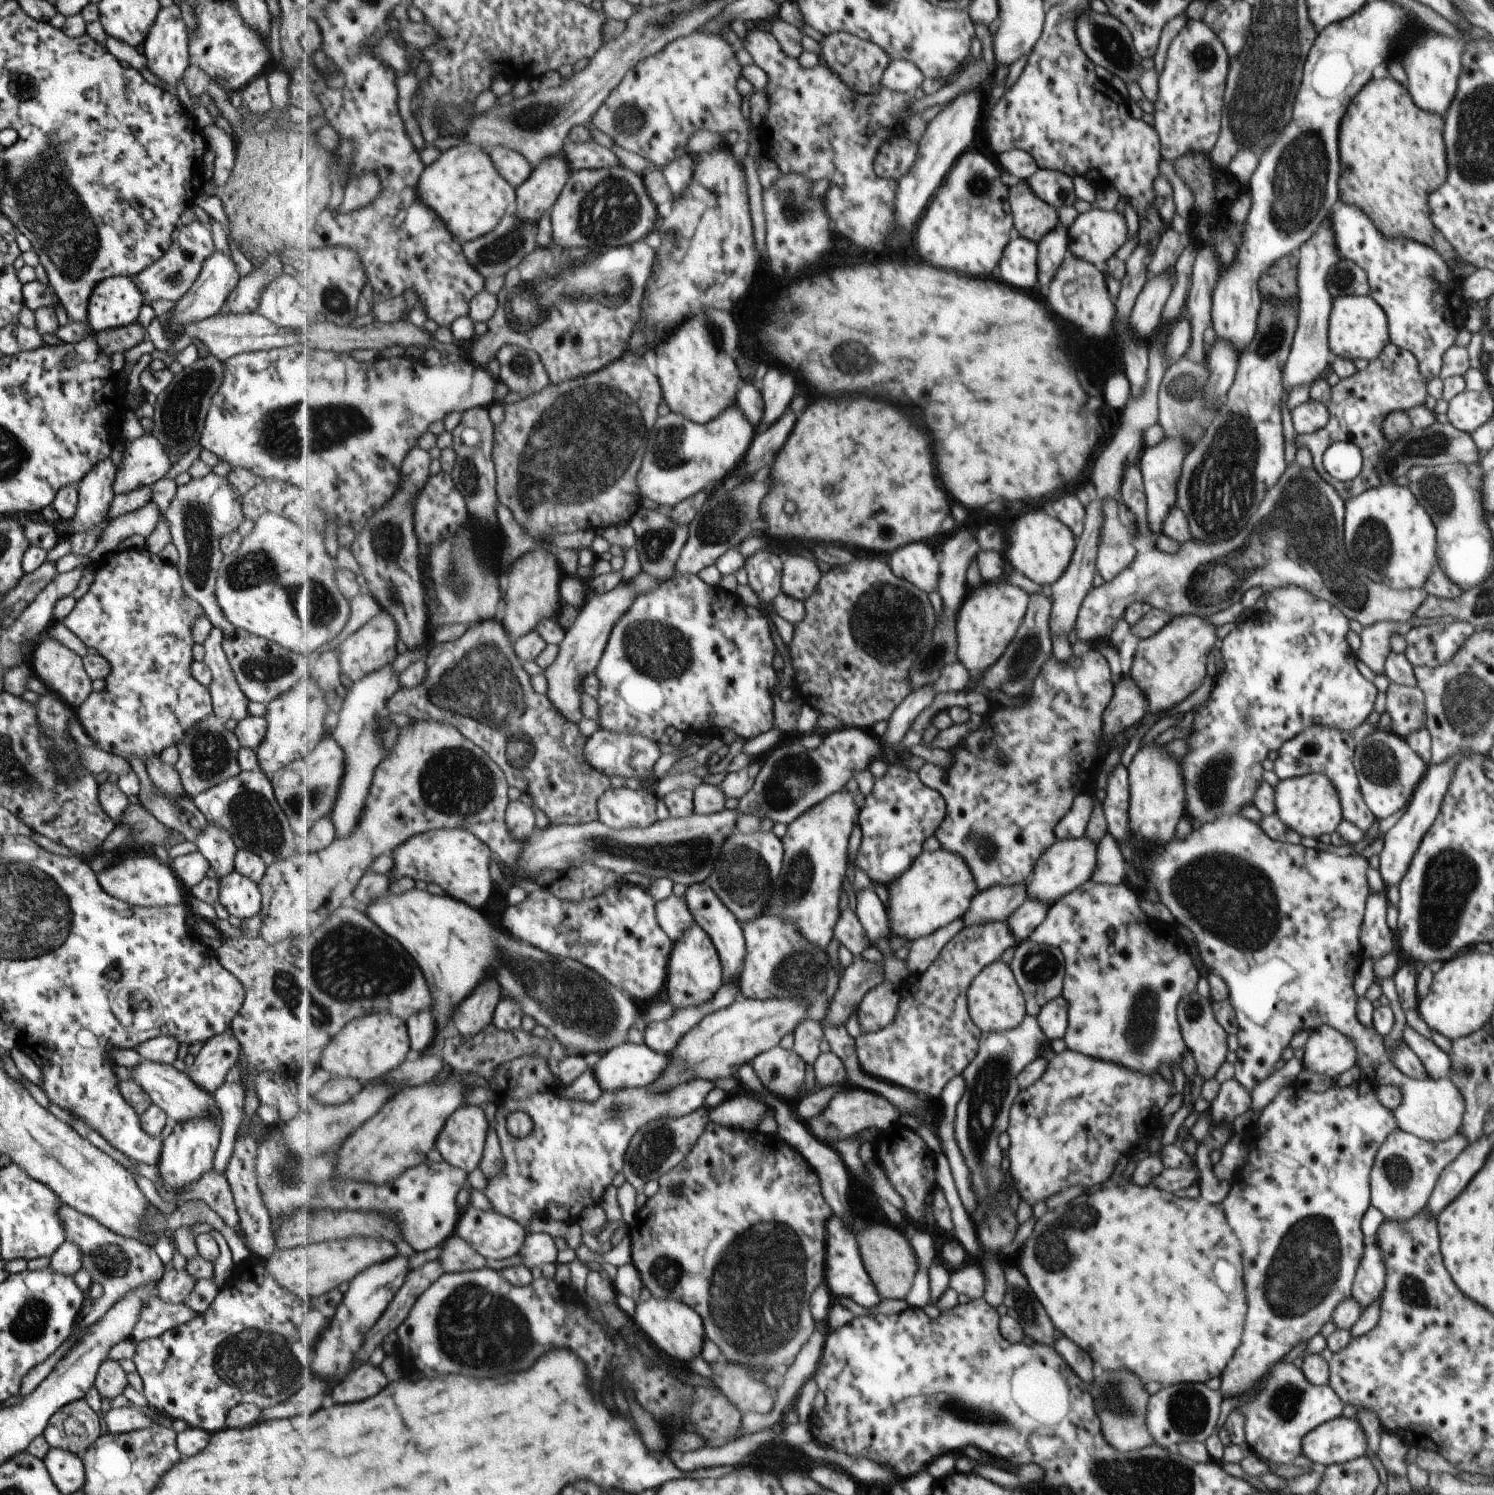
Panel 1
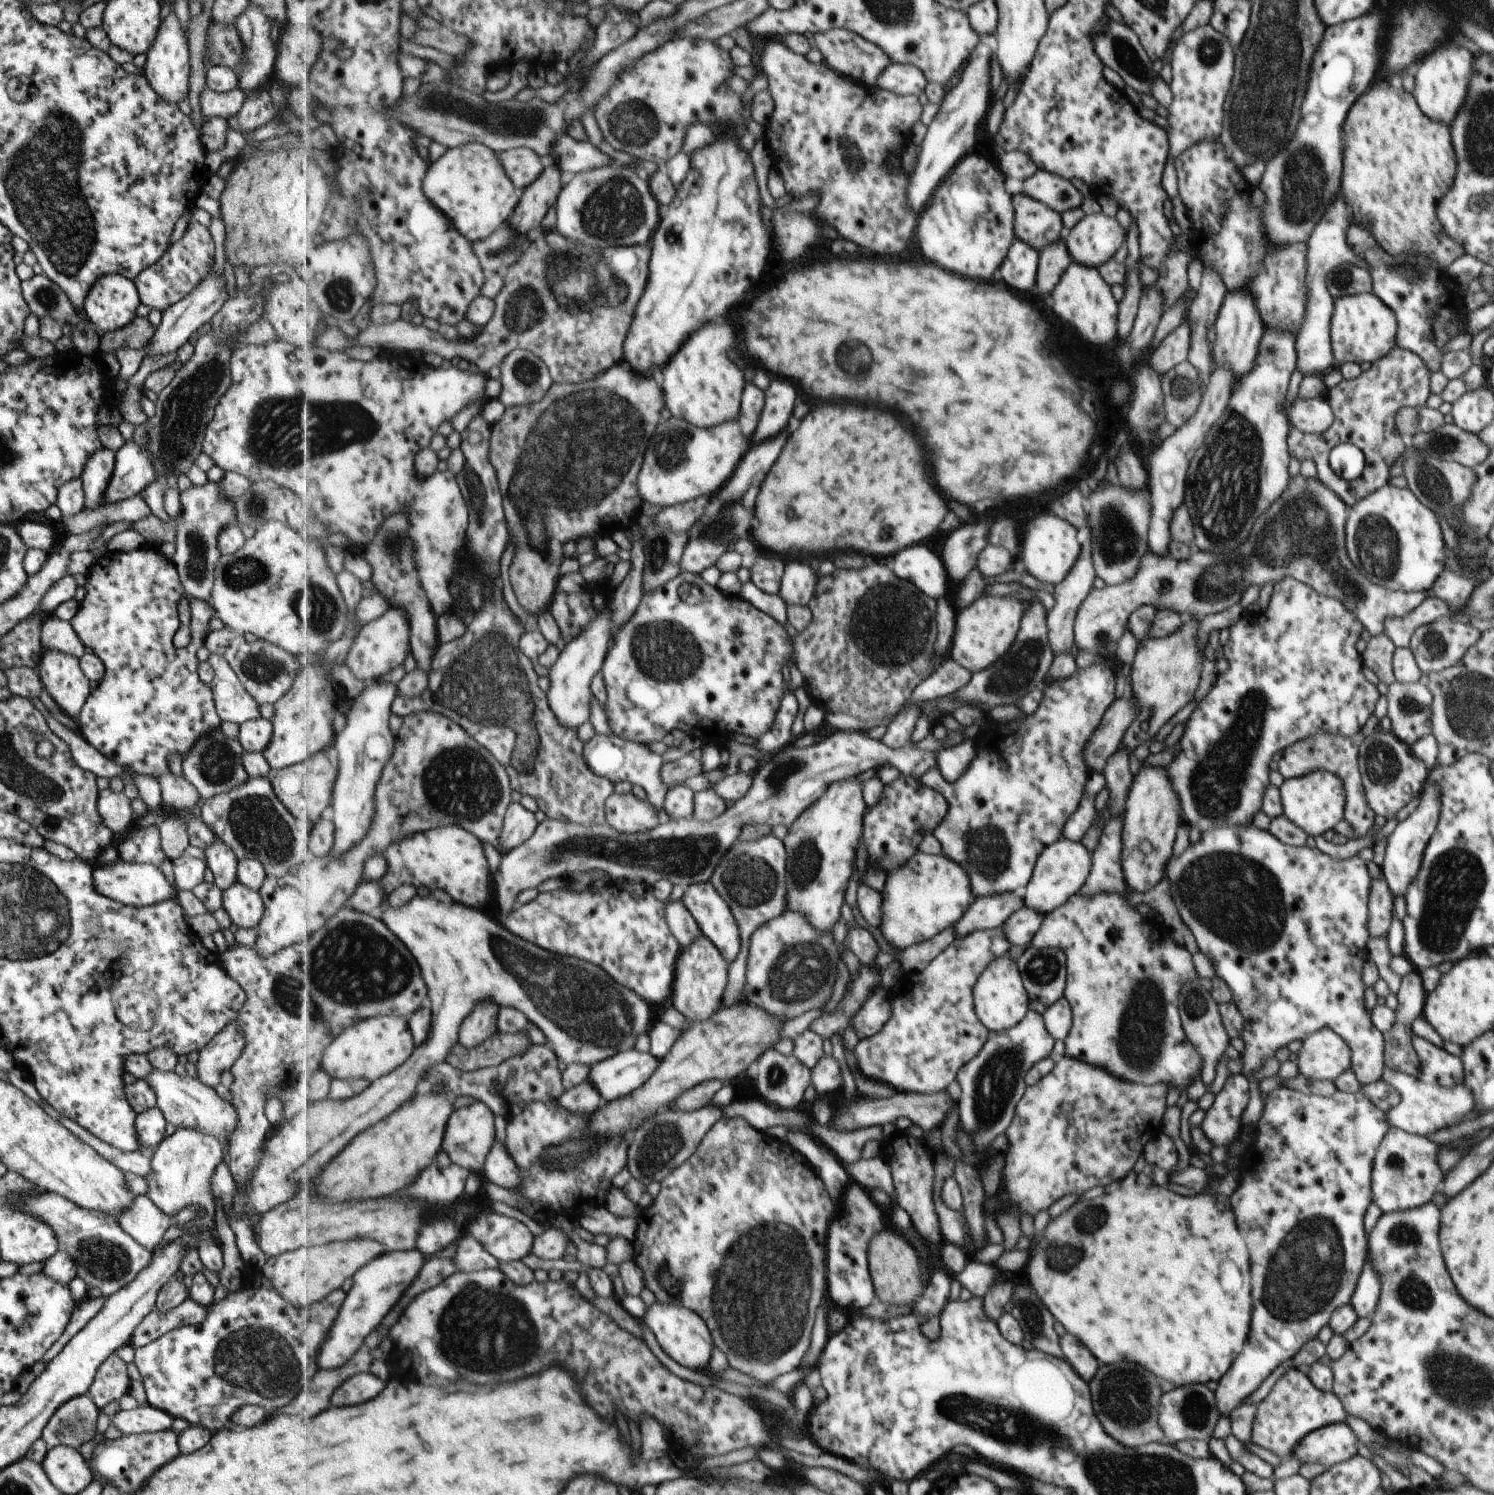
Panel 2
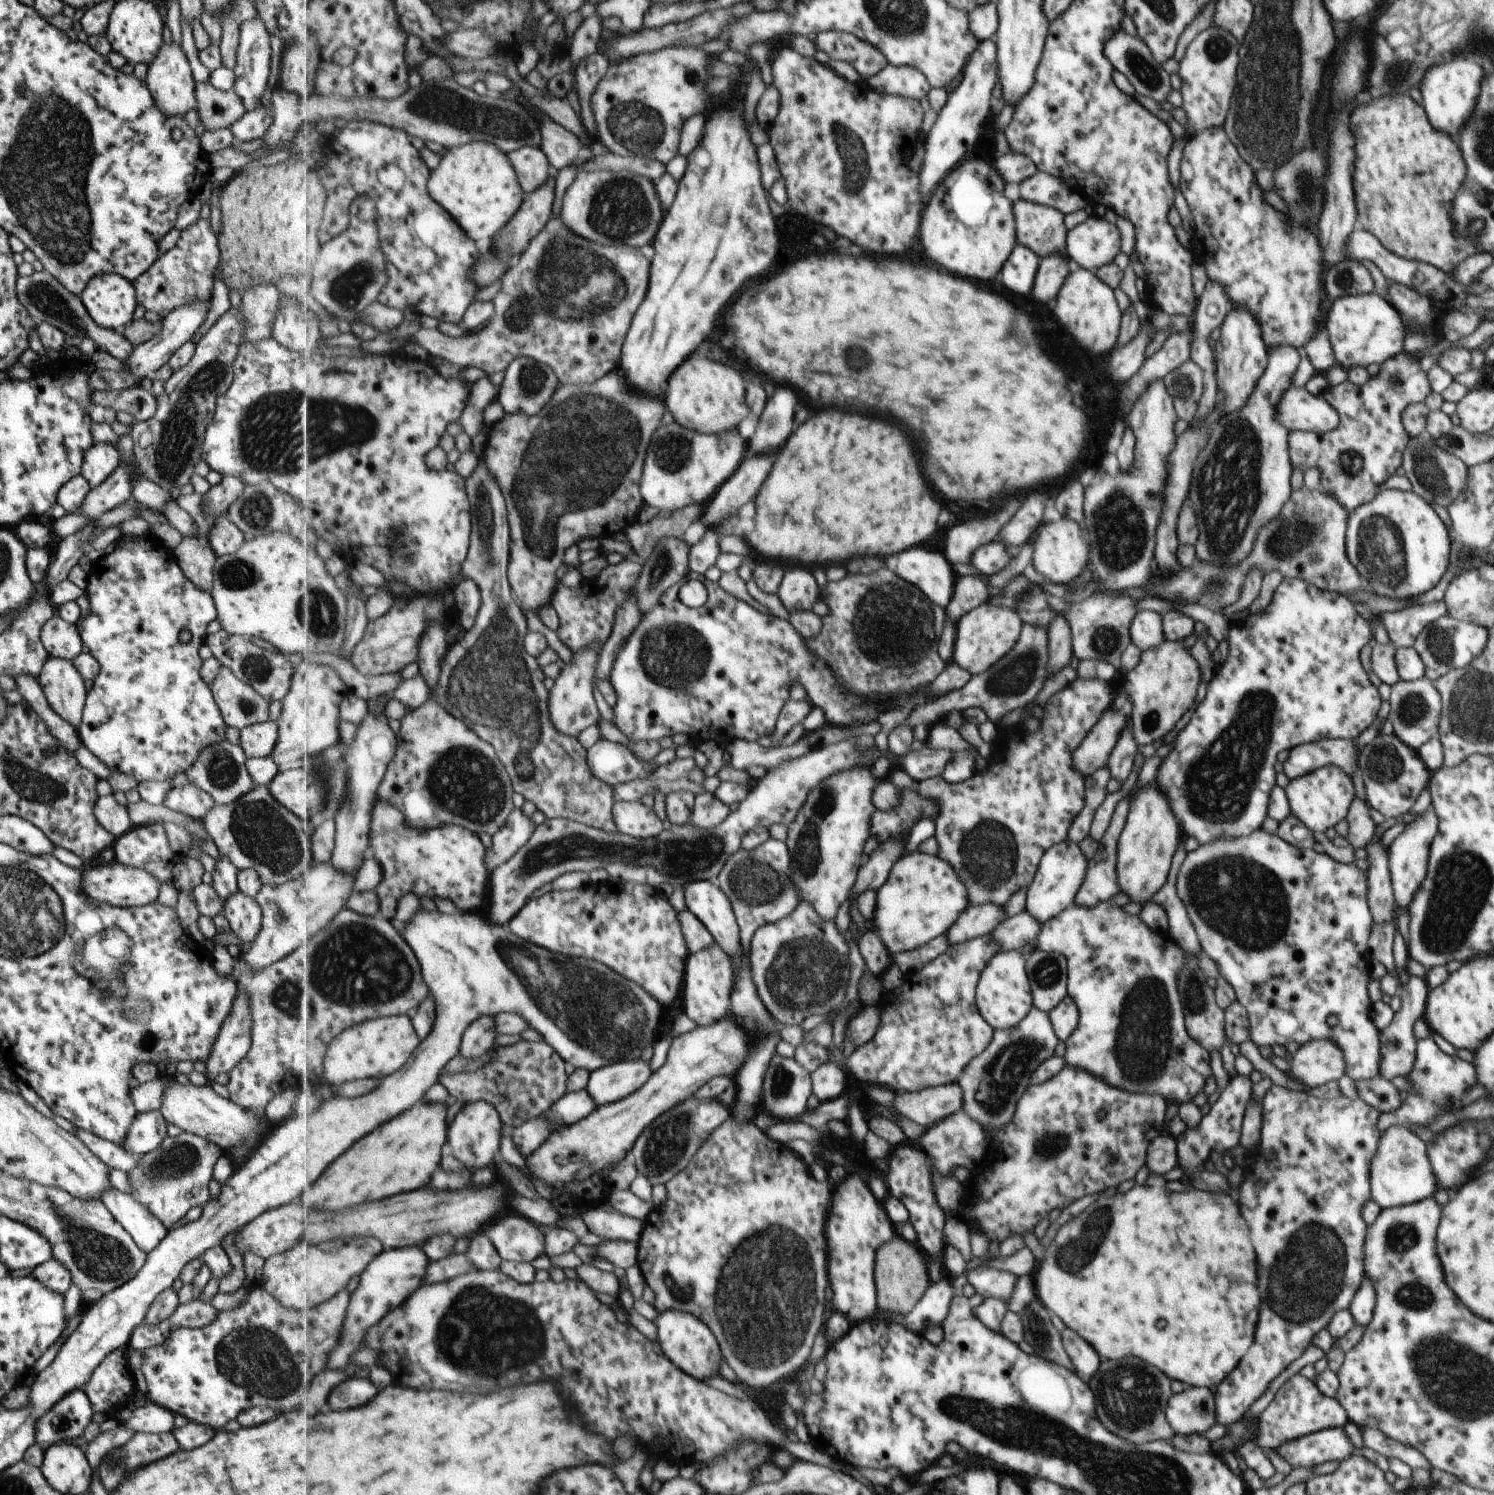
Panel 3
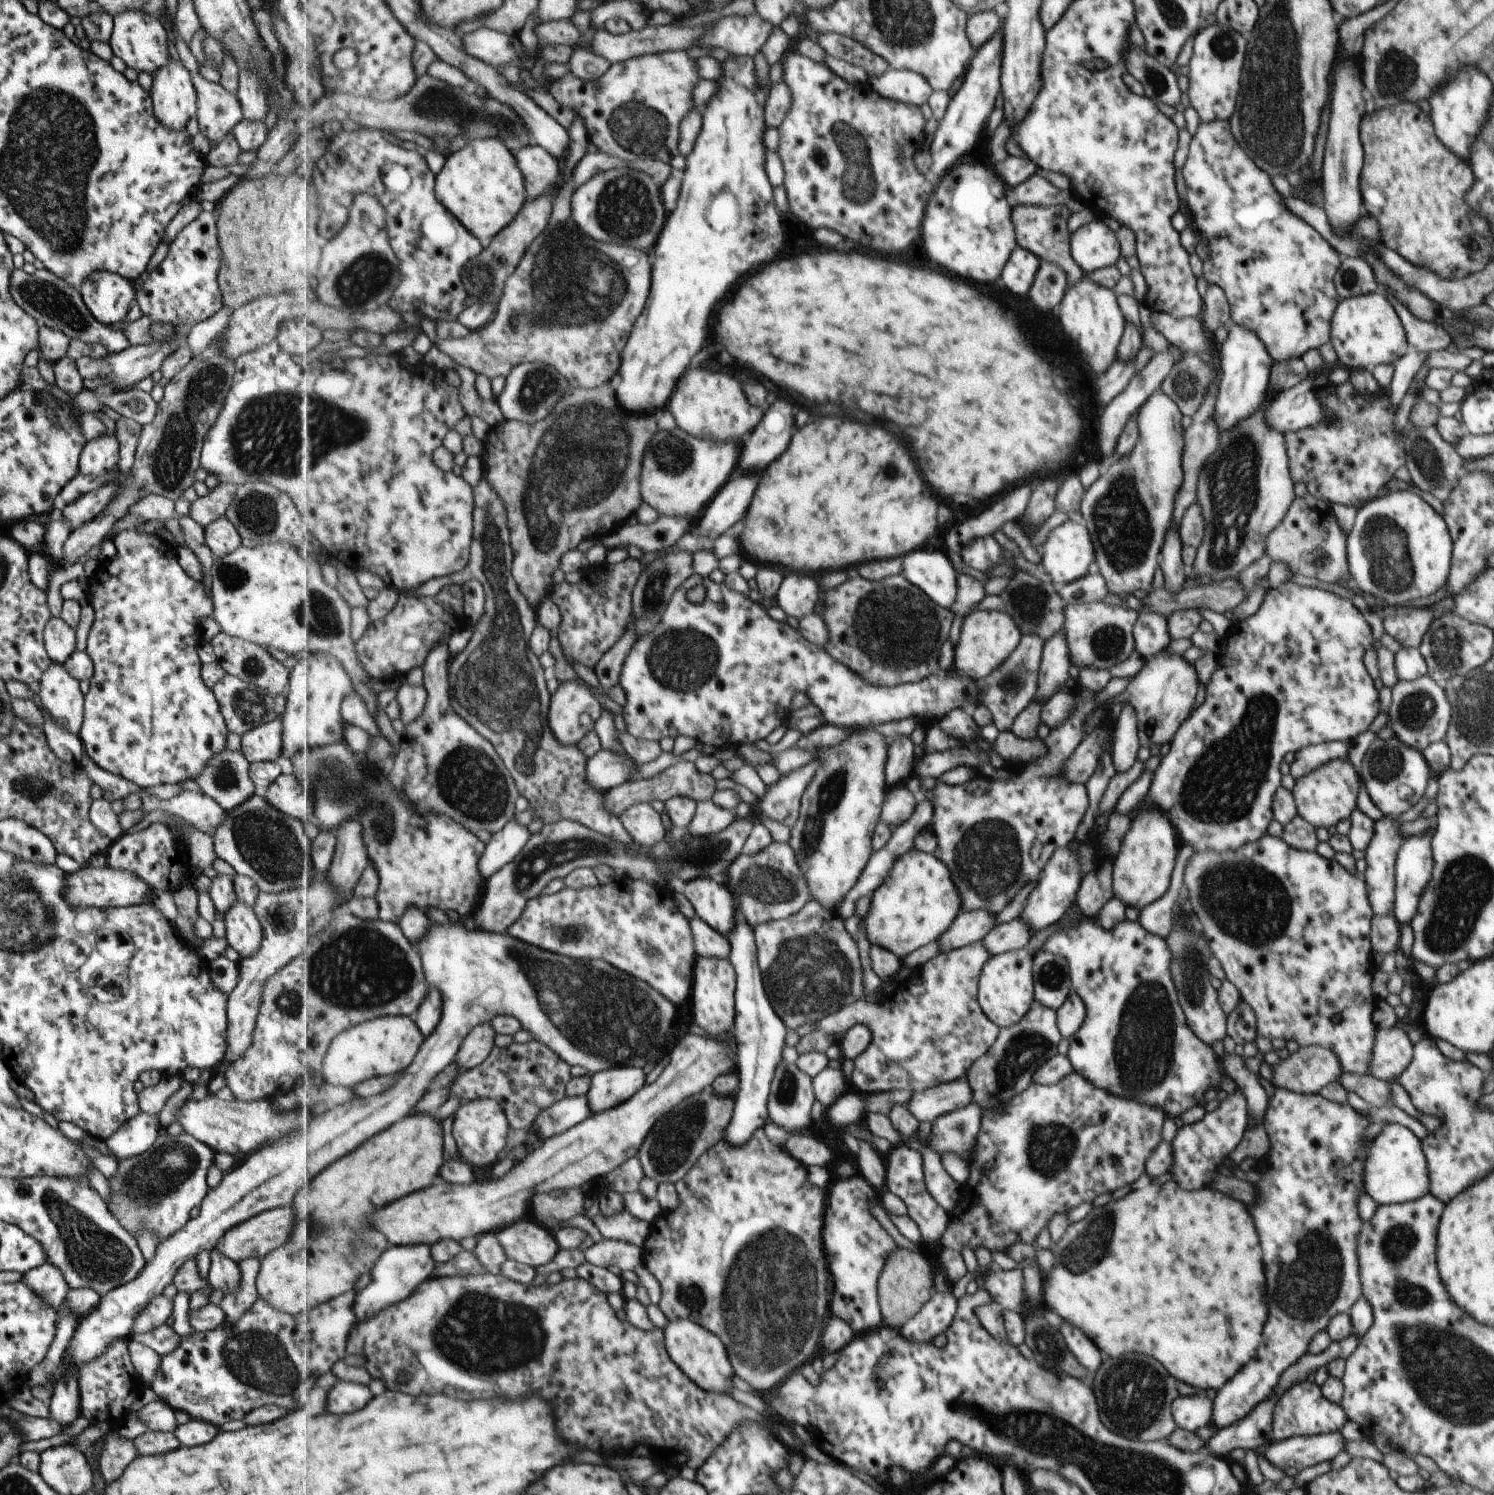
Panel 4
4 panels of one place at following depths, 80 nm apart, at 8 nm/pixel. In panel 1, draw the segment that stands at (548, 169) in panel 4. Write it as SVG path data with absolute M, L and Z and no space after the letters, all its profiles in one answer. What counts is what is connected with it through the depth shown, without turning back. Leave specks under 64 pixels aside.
M498 145L489 150L499 172L517 189L535 170L533 164L519 151Z

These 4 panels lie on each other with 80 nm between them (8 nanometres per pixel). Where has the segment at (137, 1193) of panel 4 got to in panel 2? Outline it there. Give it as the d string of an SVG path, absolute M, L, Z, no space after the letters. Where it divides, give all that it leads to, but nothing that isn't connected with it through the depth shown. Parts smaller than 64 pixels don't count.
M177 1128L172 1135L163 1137L148 1158L150 1169L144 1176L147 1185L144 1195L168 1217L192 1205L198 1205L211 1214L213 1199L212 1192L209 1192L210 1176L221 1160L221 1144L214 1136L193 1129Z

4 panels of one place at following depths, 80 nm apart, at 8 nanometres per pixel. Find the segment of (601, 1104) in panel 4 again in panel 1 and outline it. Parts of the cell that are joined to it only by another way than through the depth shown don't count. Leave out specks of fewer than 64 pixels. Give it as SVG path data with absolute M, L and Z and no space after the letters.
M627 1043L602 1056L592 1069L602 1090L615 1092L652 1085L667 1071L669 1063L672 1063L670 1054L658 1053L645 1043L642 1045Z

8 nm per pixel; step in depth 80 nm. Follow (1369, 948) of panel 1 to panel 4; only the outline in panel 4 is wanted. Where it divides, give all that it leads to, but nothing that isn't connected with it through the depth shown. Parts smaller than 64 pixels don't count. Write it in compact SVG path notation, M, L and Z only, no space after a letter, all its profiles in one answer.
M1382 816L1382 818L1379 818L1375 823L1372 841L1364 851L1367 868L1365 868L1362 876L1367 886L1369 904L1372 904L1373 916L1392 915L1392 910L1395 907L1393 905L1393 888L1396 888L1396 886L1393 862L1395 862L1395 854L1397 854L1399 846L1403 844L1403 838L1399 836L1397 827L1398 824L1393 820L1393 817Z

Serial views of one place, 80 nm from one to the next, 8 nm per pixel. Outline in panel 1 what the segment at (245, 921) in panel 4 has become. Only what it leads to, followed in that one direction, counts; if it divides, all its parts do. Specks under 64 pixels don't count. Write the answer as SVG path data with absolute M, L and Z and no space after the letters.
M233 870L218 882L218 903L231 916L250 919L260 911L257 885Z

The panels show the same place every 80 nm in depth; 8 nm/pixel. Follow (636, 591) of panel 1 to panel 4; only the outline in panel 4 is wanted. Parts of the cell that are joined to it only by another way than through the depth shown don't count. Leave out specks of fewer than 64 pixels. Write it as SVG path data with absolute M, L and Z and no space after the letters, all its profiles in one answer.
M579 678L560 682L552 694L549 724L563 744L579 745L585 734L596 730L604 710L601 702L591 694L590 687Z

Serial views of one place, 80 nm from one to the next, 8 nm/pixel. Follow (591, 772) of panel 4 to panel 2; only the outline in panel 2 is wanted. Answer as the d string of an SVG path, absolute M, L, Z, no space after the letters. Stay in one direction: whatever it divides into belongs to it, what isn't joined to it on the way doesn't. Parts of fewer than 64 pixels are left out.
M597 732L596 737L584 746L584 757L589 768L592 768L597 775L608 778L614 783L628 780L633 784L638 784L643 788L649 804L659 813L664 810L669 791L669 787L661 776L664 758L647 748L646 743L630 741L615 734L602 735Z

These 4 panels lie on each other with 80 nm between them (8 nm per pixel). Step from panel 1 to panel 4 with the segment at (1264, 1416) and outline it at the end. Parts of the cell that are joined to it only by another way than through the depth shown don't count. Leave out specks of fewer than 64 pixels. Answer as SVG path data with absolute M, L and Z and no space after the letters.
M1301 1380L1279 1394L1271 1412L1271 1440L1337 1432L1345 1424L1345 1412L1340 1405L1329 1401L1314 1382Z

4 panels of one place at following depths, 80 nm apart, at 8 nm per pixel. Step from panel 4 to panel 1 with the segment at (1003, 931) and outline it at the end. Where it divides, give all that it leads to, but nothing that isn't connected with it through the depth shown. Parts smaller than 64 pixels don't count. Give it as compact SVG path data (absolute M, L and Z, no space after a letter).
M1026 898L1023 904L1008 916L1007 924L1015 936L1016 944L1027 939L1044 922L1048 908L1049 905L1045 905L1044 902Z

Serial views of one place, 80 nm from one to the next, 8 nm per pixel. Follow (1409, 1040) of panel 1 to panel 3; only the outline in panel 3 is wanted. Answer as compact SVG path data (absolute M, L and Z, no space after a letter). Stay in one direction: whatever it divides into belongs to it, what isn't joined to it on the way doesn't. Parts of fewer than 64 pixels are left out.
M1427 1036L1427 1038L1415 1042L1413 1068L1411 1068L1411 1072L1407 1074L1406 1078L1415 1092L1431 1092L1434 1094L1433 1098L1443 1102L1443 1100L1461 1096L1467 1088L1474 1086L1476 1084L1475 1076L1475 1068L1471 1066L1469 1061L1444 1054L1437 1048L1435 1042Z

